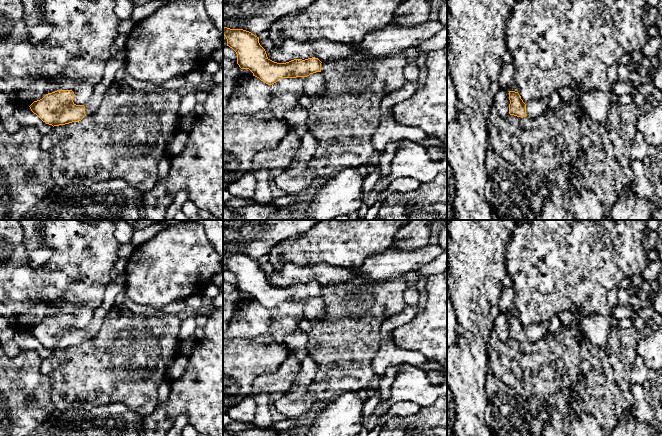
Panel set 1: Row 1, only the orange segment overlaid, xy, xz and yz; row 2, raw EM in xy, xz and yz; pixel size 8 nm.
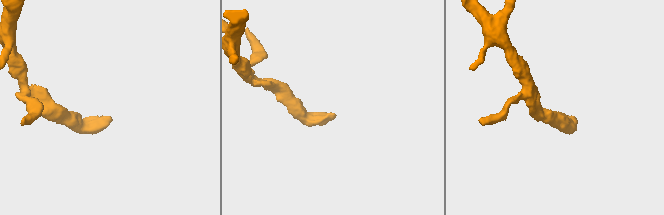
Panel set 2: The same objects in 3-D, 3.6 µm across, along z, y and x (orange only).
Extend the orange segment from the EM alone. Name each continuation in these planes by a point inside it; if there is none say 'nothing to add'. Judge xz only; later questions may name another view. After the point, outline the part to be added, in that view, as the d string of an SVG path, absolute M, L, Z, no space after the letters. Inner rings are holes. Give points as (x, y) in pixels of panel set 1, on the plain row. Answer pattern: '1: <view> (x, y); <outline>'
1: xz (314, 309); M321 296L310 298L306 301L304 317L309 321L322 320L325 316L325 303Z

